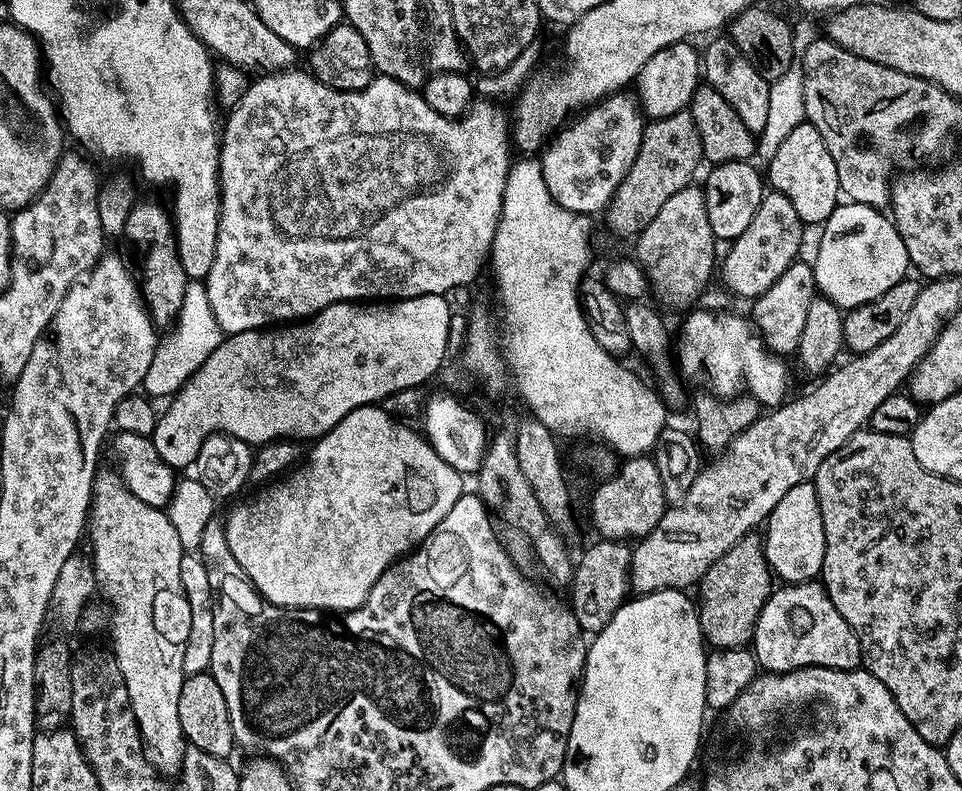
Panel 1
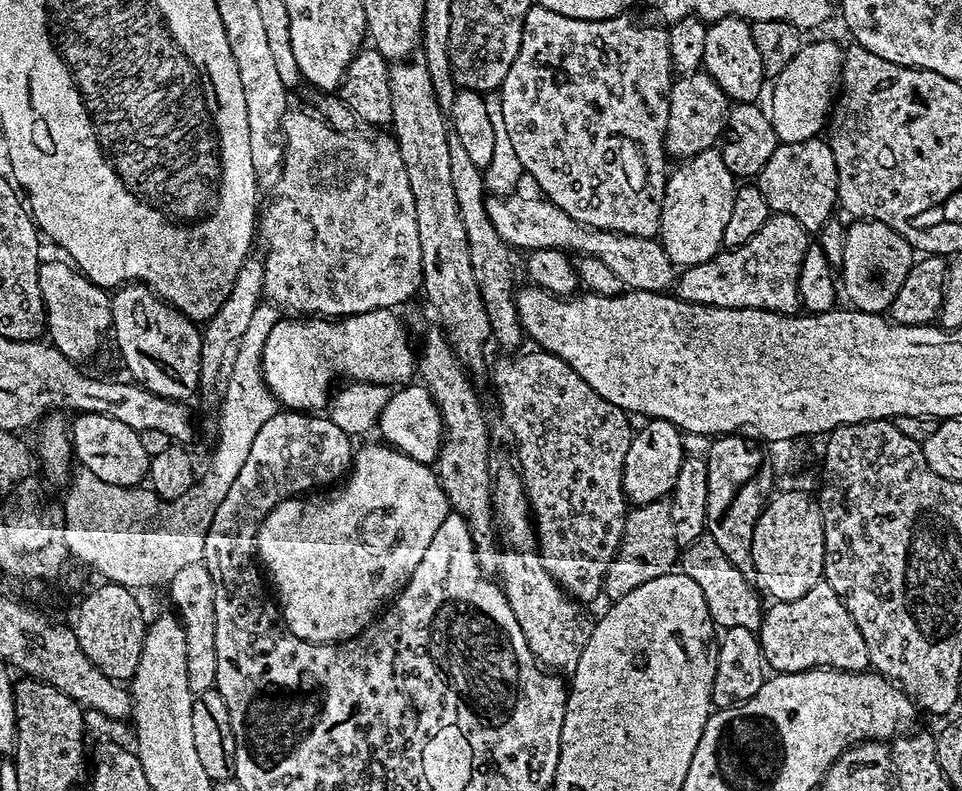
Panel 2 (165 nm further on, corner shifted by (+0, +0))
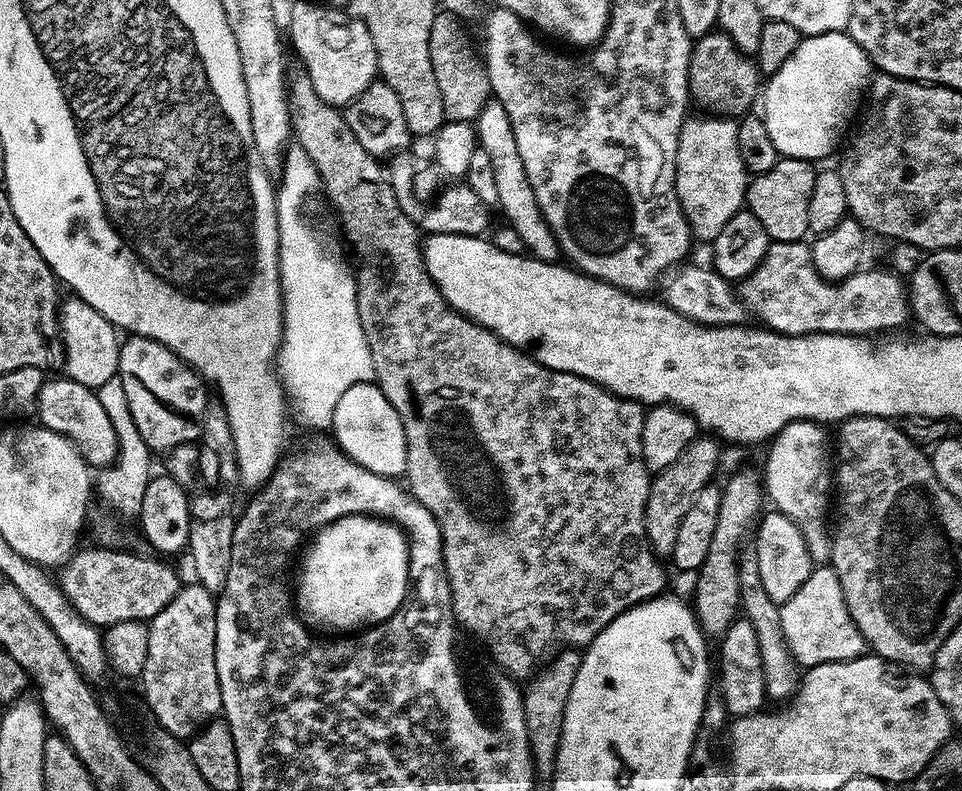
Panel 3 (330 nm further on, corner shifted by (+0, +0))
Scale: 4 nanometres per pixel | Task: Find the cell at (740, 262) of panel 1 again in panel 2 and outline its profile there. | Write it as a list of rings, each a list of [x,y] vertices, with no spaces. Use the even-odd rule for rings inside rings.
[[[772,214],[769,215],[768,221],[762,226],[762,230],[758,230],[758,234],[754,234],[754,238],[750,238],[746,242],[742,242],[742,246],[737,248],[729,248],[716,253],[714,258],[710,258],[701,264],[695,264],[689,268],[683,269],[677,275],[674,281],[675,295],[685,300],[688,304],[705,304],[706,306],[714,306],[716,308],[753,308],[754,310],[766,310],[767,312],[783,312],[792,314],[801,307],[800,292],[798,290],[798,274],[800,273],[800,263],[804,257],[804,252],[810,243],[810,234],[802,226],[802,222],[797,222],[795,218],[790,218],[790,214]]]

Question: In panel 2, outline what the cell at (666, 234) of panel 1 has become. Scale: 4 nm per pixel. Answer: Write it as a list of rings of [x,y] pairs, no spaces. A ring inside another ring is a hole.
[[[716,148],[702,150],[702,154],[694,154],[679,166],[673,172],[671,169],[664,182],[658,239],[673,264],[685,269],[706,262],[721,251],[738,180],[726,170],[726,162],[722,162],[722,154]]]

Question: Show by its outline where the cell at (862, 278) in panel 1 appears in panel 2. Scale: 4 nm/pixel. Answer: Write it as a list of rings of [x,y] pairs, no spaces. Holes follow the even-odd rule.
[[[856,218],[851,223],[844,233],[842,262],[838,265],[843,295],[844,292],[848,295],[847,303],[855,311],[887,313],[894,302],[894,294],[898,294],[902,282],[906,282],[906,274],[910,274],[914,250],[897,232],[882,222]]]

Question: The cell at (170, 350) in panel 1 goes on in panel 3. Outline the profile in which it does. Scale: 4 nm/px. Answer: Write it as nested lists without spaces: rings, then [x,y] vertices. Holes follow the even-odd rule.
[[[292,146],[284,153],[282,161],[282,171],[279,173],[278,187],[276,193],[276,221],[278,222],[278,258],[280,259],[280,297],[284,299],[284,334],[280,338],[280,351],[276,353],[274,367],[278,373],[280,387],[284,389],[287,399],[290,401],[290,408],[297,412],[306,423],[312,426],[327,427],[332,419],[334,410],[338,406],[338,398],[342,398],[342,394],[346,394],[346,390],[351,388],[359,388],[365,384],[375,381],[376,371],[374,370],[374,362],[370,358],[370,346],[366,342],[366,334],[362,330],[362,320],[360,319],[361,308],[356,304],[358,289],[352,281],[352,276],[346,269],[340,265],[340,260],[336,256],[328,253],[328,248],[324,245],[324,240],[320,237],[320,232],[314,225],[308,221],[308,216],[304,213],[304,207],[308,204],[308,199],[312,196],[312,191],[317,191],[318,177],[316,175],[316,167],[314,162],[310,162],[310,158],[306,154],[306,150],[302,150],[299,146]]]

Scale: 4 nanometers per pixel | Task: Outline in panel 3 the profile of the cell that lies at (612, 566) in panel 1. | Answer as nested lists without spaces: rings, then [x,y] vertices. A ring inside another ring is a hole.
[[[697,435],[696,439],[690,442],[690,446],[686,446],[686,450],[682,450],[682,454],[678,454],[678,458],[670,462],[670,466],[655,473],[654,479],[649,483],[644,511],[644,539],[657,557],[671,557],[674,541],[678,538],[678,526],[682,526],[686,510],[690,510],[700,491],[713,483],[715,476],[712,475],[720,464],[719,446],[721,447],[711,435]]]

